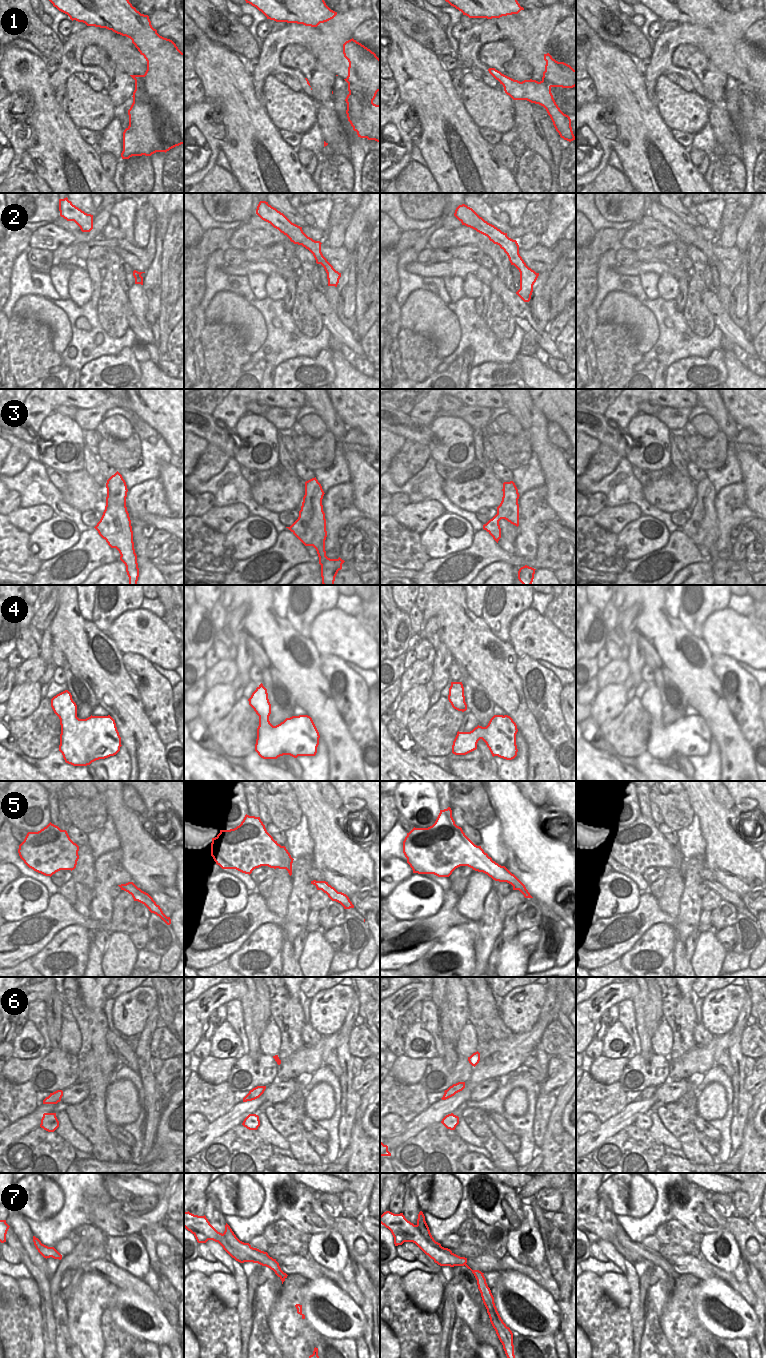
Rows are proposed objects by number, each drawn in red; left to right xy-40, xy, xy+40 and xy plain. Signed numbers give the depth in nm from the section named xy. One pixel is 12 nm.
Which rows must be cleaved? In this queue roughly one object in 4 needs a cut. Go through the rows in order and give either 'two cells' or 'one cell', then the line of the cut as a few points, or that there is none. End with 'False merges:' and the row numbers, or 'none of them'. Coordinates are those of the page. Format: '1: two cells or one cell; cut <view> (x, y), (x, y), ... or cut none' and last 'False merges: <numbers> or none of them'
1: one cell; cut none
2: one cell; cut none
3: two cells; cut xy (306, 505), (313, 516), (304, 521), (301, 527), (291, 531)
4: one cell; cut none
5: one cell; cut none
6: one cell; cut none
7: two cells; cut xy+40 (416, 1225), (432, 1244), (439, 1245), (448, 1254), (460, 1257)
False merges: 3, 7

